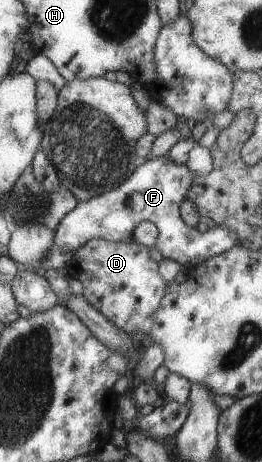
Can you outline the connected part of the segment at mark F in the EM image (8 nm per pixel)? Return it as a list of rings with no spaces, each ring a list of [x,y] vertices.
[[[167,154],[144,160],[126,180],[116,188],[85,201],[77,201],[74,208],[56,223],[53,242],[41,262],[41,268],[60,270],[70,262],[74,251],[90,239],[126,241],[142,221],[157,226],[157,250],[163,258],[175,260],[185,271],[191,270],[207,258],[240,245],[237,236],[222,225],[200,233],[189,227],[179,215],[179,204],[190,188],[193,172],[184,163],[176,164]]]

